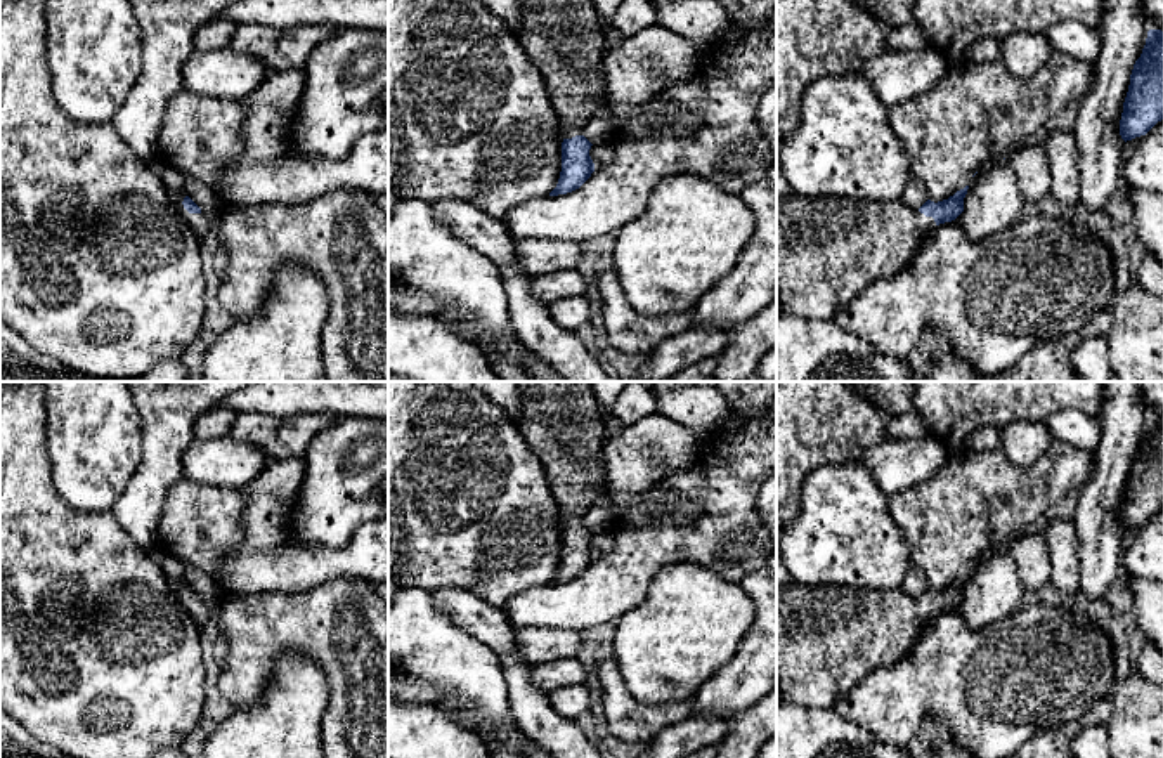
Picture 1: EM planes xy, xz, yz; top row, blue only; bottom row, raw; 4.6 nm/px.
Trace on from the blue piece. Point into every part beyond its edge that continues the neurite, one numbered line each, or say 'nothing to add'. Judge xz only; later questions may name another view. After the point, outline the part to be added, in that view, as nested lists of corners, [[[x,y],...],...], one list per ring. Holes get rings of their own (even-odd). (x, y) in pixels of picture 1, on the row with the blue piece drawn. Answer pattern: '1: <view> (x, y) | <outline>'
1: xz (564, 39) | [[[518,0],[520,24],[513,33],[523,45],[529,59],[543,73],[549,99],[560,120],[563,139],[582,135],[586,123],[596,116],[605,92],[605,42],[603,21],[593,0]]]

